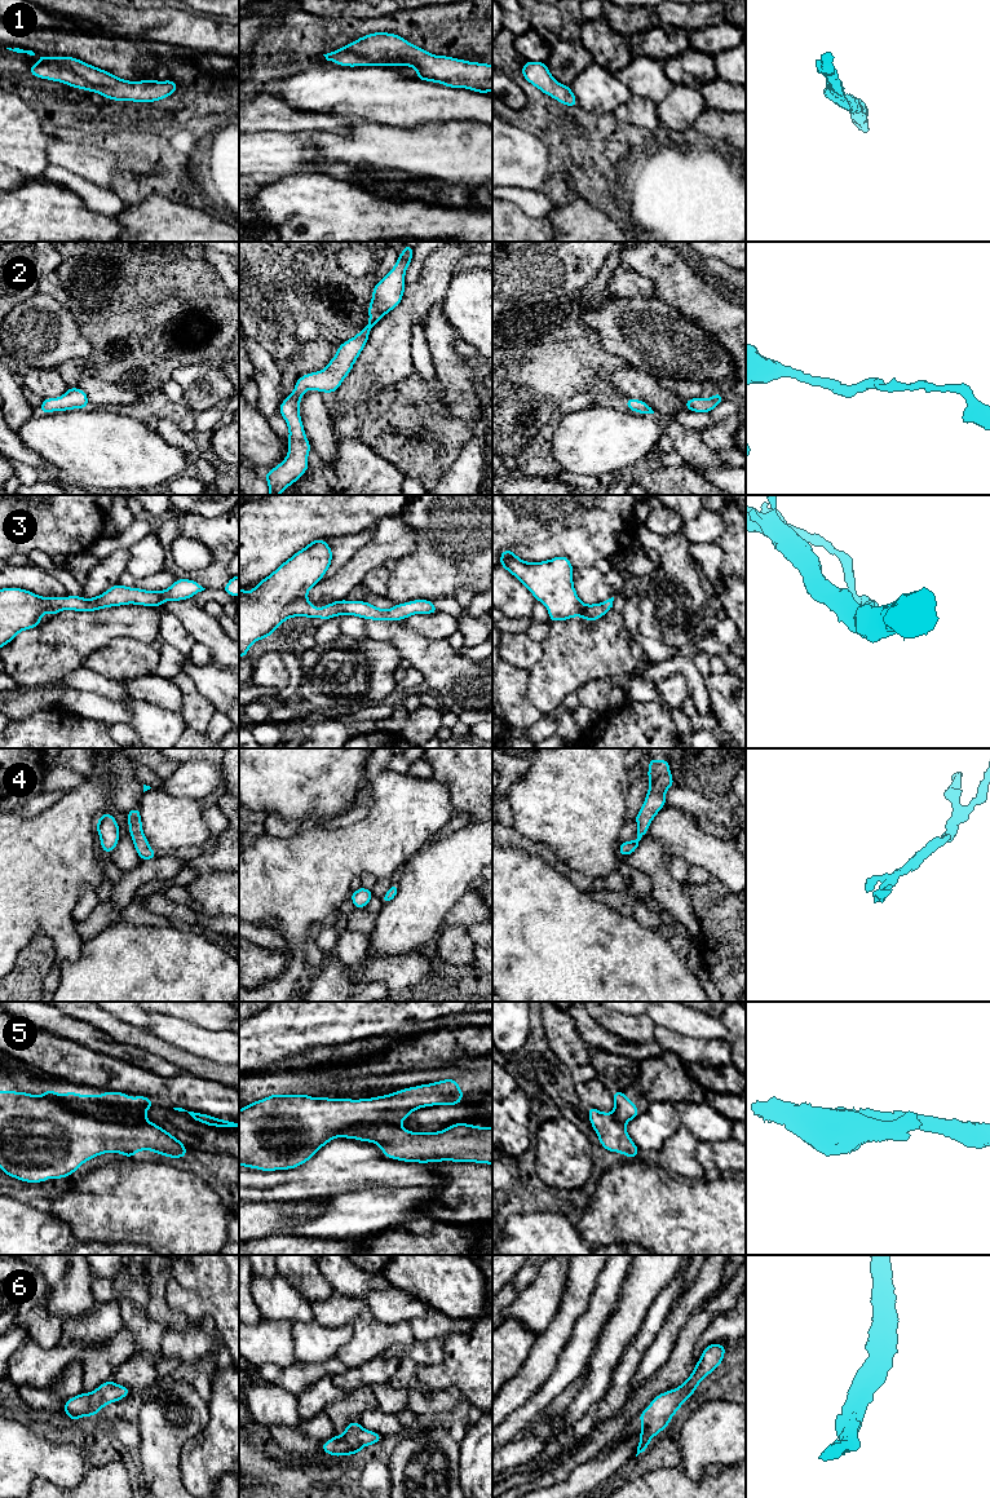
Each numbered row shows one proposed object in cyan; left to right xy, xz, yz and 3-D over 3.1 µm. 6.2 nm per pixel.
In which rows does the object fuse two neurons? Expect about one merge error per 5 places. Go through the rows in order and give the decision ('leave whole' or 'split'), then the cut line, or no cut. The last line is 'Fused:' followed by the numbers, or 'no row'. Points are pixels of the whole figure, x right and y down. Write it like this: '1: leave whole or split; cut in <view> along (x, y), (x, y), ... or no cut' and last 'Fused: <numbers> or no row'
1: leave whole; no cut
2: leave whole; no cut
3: leave whole; no cut
4: leave whole; no cut
5: split; cut in xy along (43, 1095), (96, 1117), (129, 1122), (146, 1121)
6: leave whole; no cut
Fused: 5

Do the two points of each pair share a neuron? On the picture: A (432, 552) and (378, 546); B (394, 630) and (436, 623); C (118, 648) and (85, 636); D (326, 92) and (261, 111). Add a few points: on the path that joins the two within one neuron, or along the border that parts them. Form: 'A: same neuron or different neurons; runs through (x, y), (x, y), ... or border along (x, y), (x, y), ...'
A: different neurons; border along (403, 521), (412, 531), (415, 548), (397, 561)
B: different neurons; border along (403, 619), (409, 628), (436, 639)
C: different neurons; border along (136, 639), (113, 637), (83, 662)
D: different neurons; border along (272, 93), (291, 105), (317, 111)

